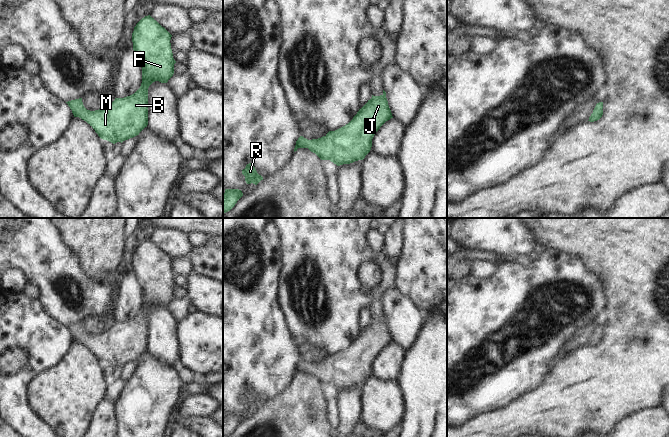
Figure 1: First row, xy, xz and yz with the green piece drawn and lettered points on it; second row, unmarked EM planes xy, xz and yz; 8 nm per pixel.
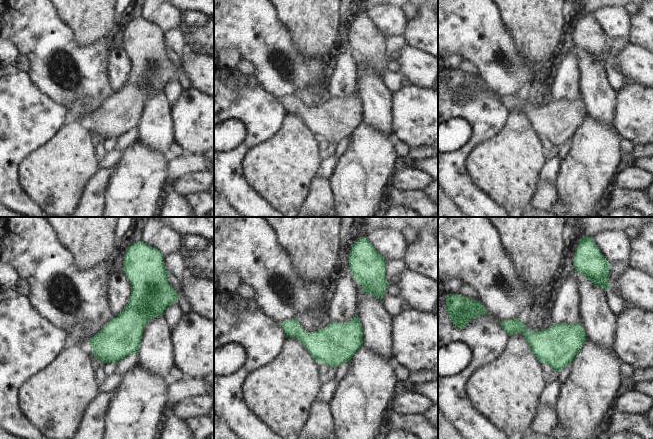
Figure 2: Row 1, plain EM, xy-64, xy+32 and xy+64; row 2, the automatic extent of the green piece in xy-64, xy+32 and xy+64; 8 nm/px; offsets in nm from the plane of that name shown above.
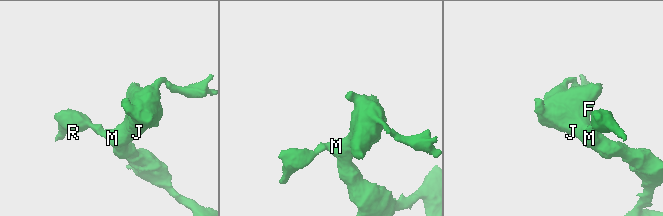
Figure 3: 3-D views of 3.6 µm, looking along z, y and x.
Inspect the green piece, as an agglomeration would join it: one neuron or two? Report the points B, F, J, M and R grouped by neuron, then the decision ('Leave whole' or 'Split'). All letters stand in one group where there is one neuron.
Groups: B F J M R. Leave whole.

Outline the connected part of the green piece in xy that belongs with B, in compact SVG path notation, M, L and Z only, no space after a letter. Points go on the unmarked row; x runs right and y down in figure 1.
M150 239L142 242L134 251L132 257L133 274L138 279L142 287L142 307L140 312L132 319L124 322L115 322L108 330L90 335L87 334L82 326L82 322L66 326L74 341L79 341L86 345L98 358L98 360L113 368L123 366L133 362L148 349L148 312L155 306L167 307L174 298L174 288L171 273L172 259L162 251Z

